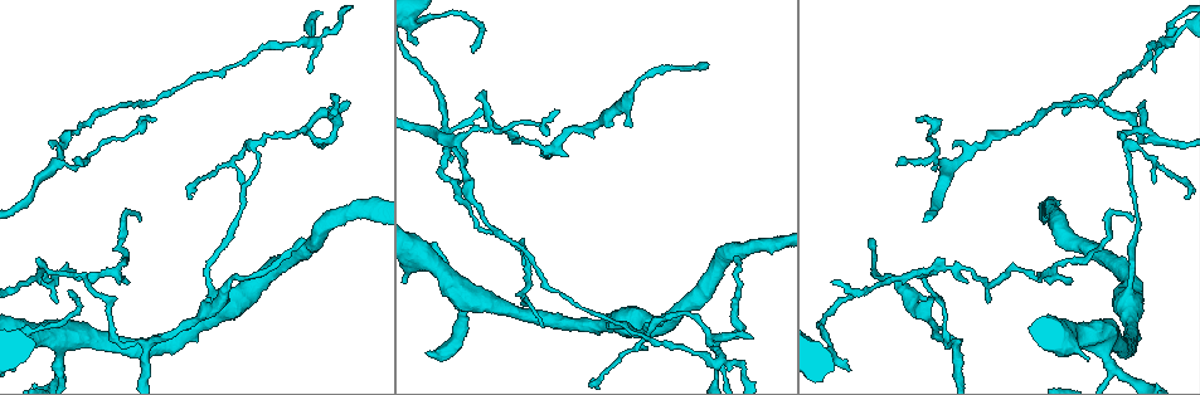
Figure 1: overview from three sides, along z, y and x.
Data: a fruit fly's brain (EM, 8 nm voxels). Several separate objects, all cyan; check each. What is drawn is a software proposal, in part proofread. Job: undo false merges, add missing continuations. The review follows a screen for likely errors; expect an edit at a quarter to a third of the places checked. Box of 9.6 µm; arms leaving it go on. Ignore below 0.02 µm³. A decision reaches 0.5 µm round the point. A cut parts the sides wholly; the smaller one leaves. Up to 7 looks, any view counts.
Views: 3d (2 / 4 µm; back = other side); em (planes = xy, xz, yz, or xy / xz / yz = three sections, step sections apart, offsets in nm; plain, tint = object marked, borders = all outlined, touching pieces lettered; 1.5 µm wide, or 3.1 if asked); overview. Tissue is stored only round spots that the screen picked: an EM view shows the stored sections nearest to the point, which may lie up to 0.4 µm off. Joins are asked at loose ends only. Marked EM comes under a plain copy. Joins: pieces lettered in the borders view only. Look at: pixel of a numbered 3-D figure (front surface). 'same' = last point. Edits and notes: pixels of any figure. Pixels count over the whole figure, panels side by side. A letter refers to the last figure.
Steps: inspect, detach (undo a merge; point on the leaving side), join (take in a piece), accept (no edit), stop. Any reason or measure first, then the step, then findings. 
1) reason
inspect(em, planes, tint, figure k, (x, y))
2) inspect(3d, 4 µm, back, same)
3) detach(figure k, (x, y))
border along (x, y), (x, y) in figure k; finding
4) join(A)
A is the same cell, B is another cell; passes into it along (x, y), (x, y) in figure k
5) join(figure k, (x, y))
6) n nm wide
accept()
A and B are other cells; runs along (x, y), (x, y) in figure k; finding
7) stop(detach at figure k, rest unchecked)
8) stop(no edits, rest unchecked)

abrupt turn
inspect(3d, 2 µm, figure 1, (453, 182))

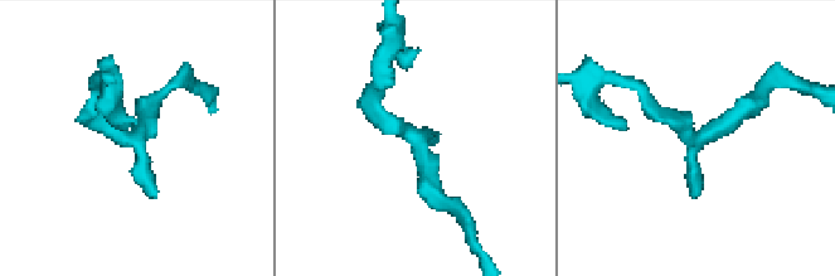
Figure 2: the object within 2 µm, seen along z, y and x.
now the EM
inspect(em, yz, step 4, tint, figure 2, (128, 136))

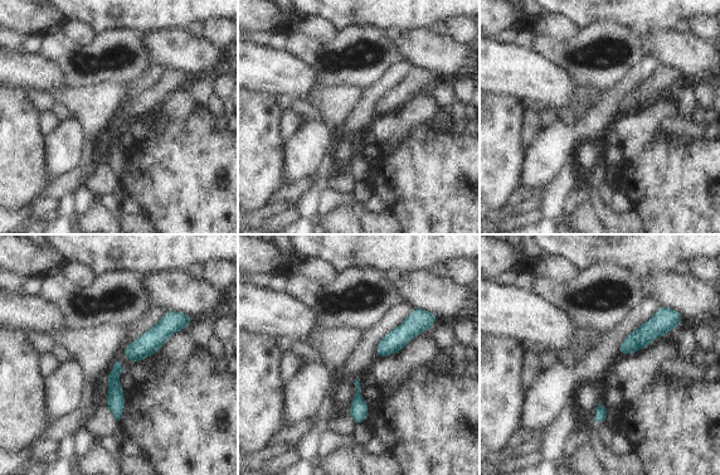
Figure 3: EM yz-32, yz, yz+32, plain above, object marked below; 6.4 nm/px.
inspect(em, planes, borders, same)

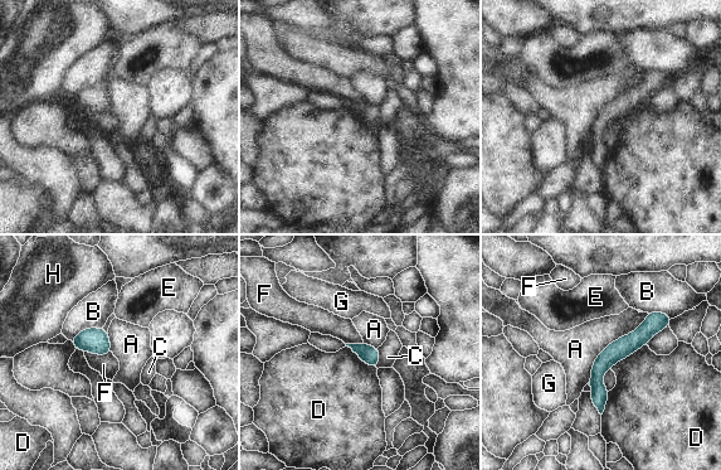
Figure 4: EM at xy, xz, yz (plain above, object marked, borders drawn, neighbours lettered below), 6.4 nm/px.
accept()
A, B, C, D, E, F, G and H are other cells; runs along (666, 319), (598, 371), (600, 407) in figure 4; continuous, no second neuron

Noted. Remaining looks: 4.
tapers out
inspect(em, xz, step 8, tint, figure 1, (472, 53))

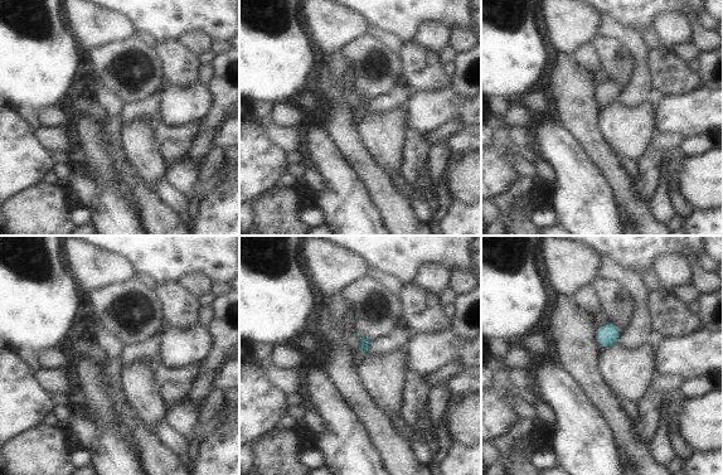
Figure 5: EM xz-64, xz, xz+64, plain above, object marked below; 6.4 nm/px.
cut it another way
inspect(em, planes, borders, same)

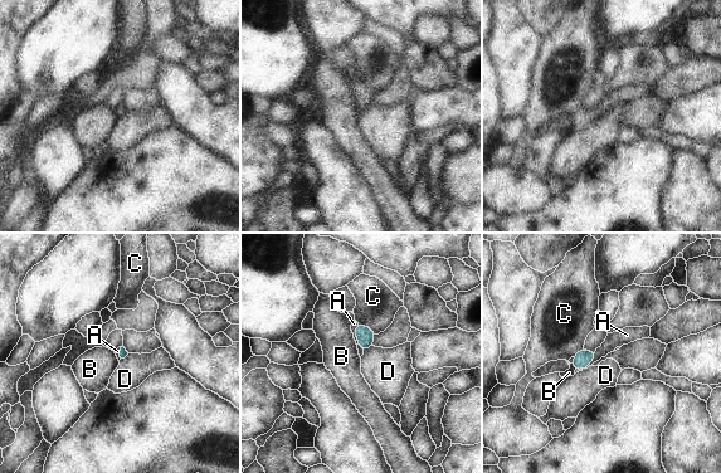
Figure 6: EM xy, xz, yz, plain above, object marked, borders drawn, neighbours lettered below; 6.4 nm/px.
join(A)
A is the same cell, B, C and D are other cells; the neuron continues

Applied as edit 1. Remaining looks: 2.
inspect(overview)

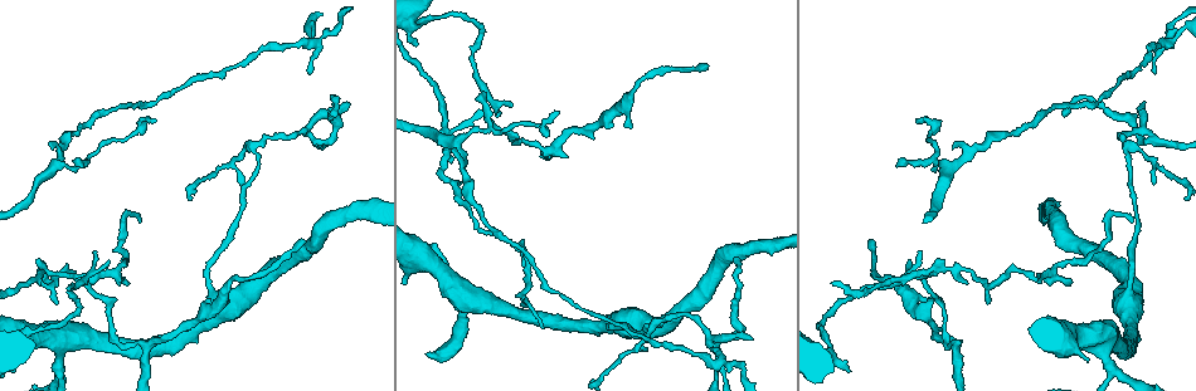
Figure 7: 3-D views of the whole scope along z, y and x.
thin end
inspect(em, planes, borders, figure 7, (334, 117))

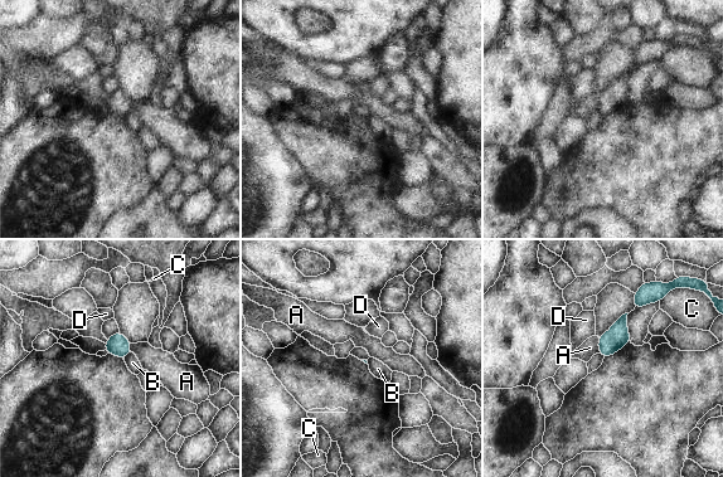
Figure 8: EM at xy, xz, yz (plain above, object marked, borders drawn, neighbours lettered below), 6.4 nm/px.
accept()
A, B, C and D are other cells; border along (130, 351), (124, 358) in figure 8; none of them fits

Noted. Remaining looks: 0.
stop(join at figure 6, rest unchecked)

